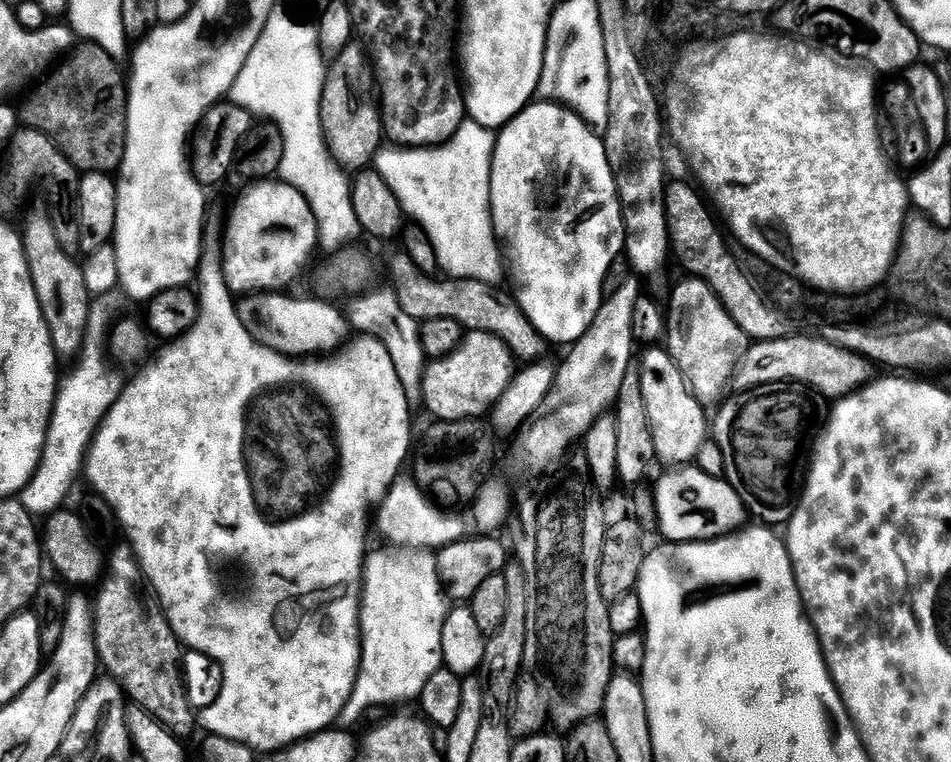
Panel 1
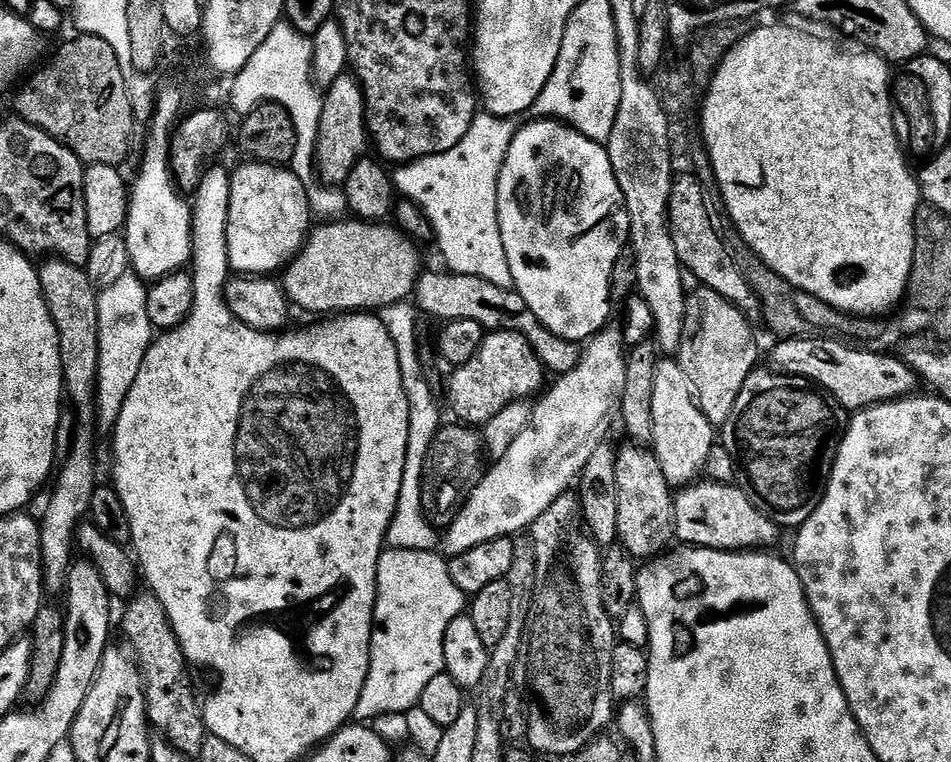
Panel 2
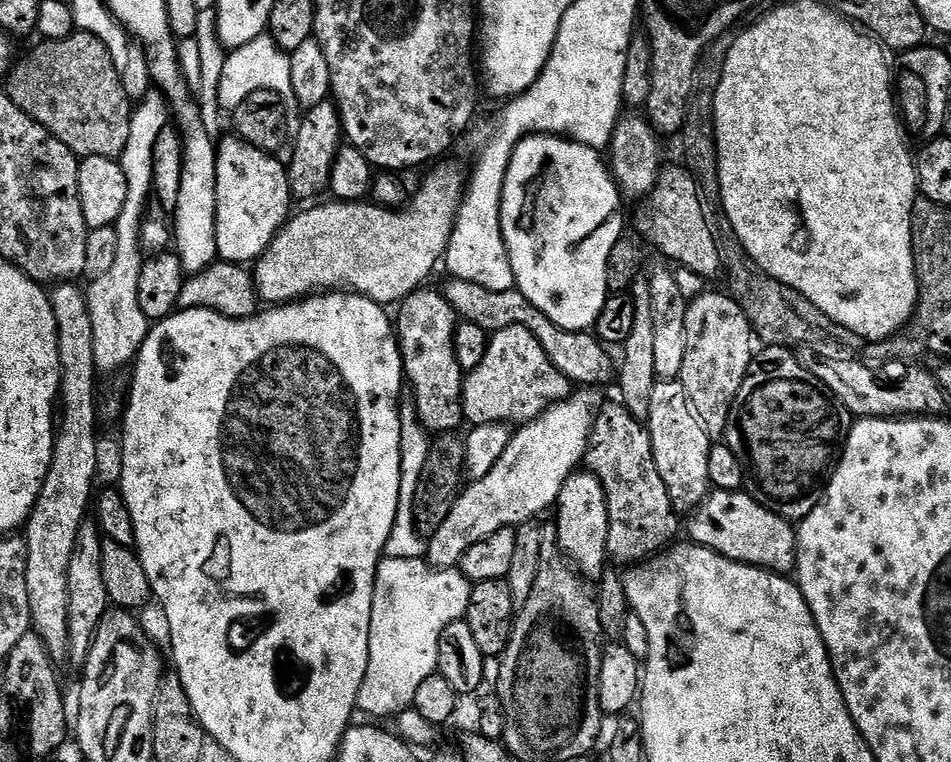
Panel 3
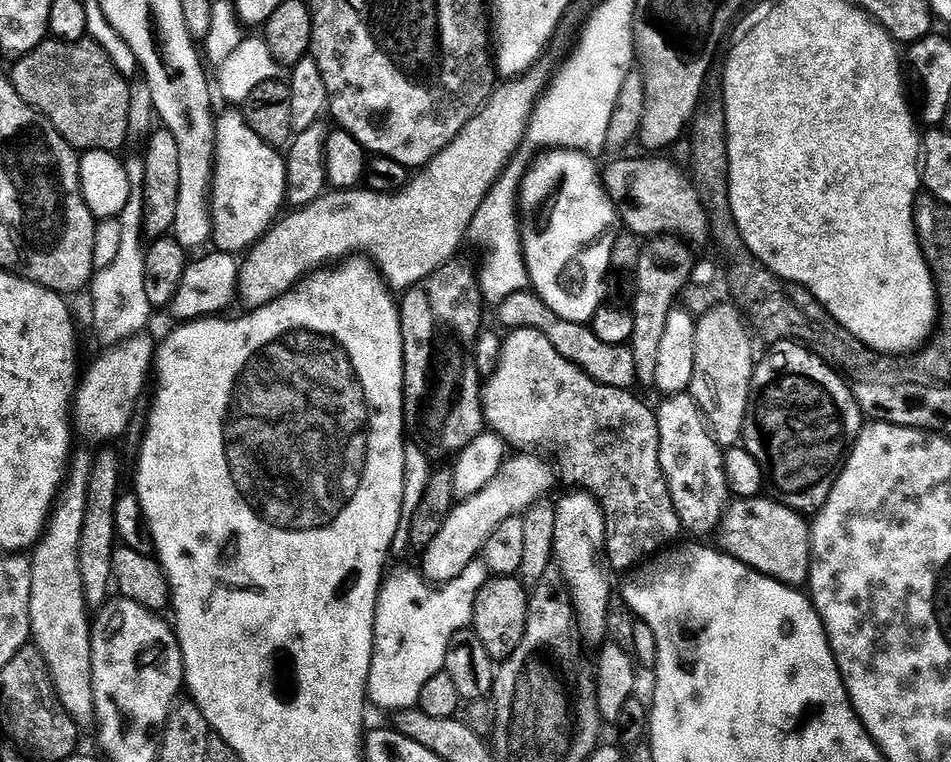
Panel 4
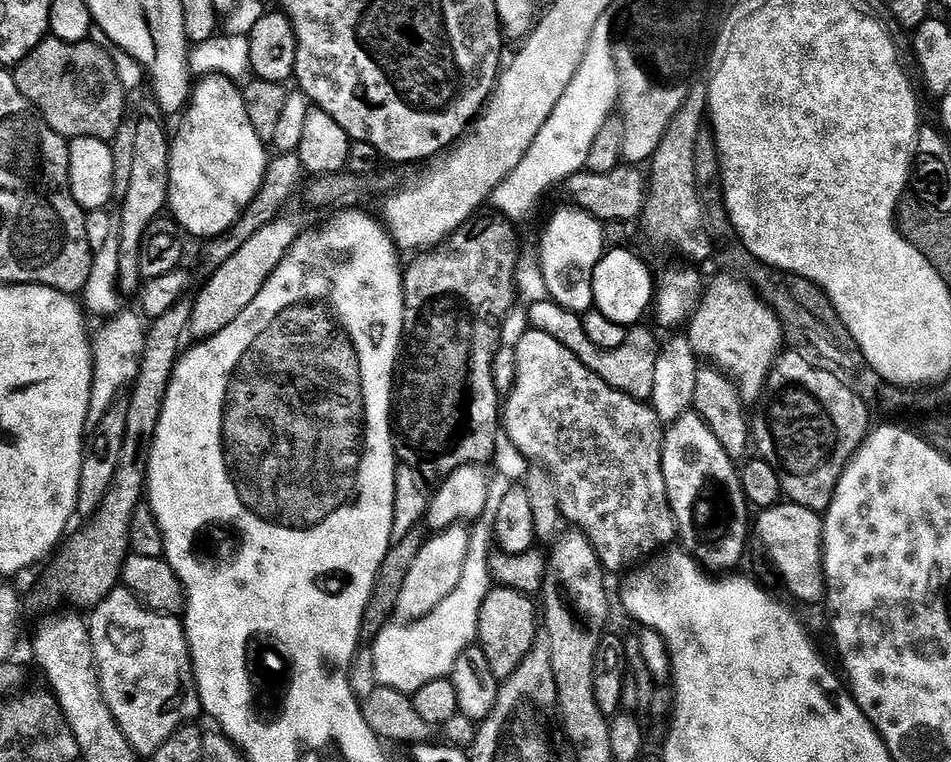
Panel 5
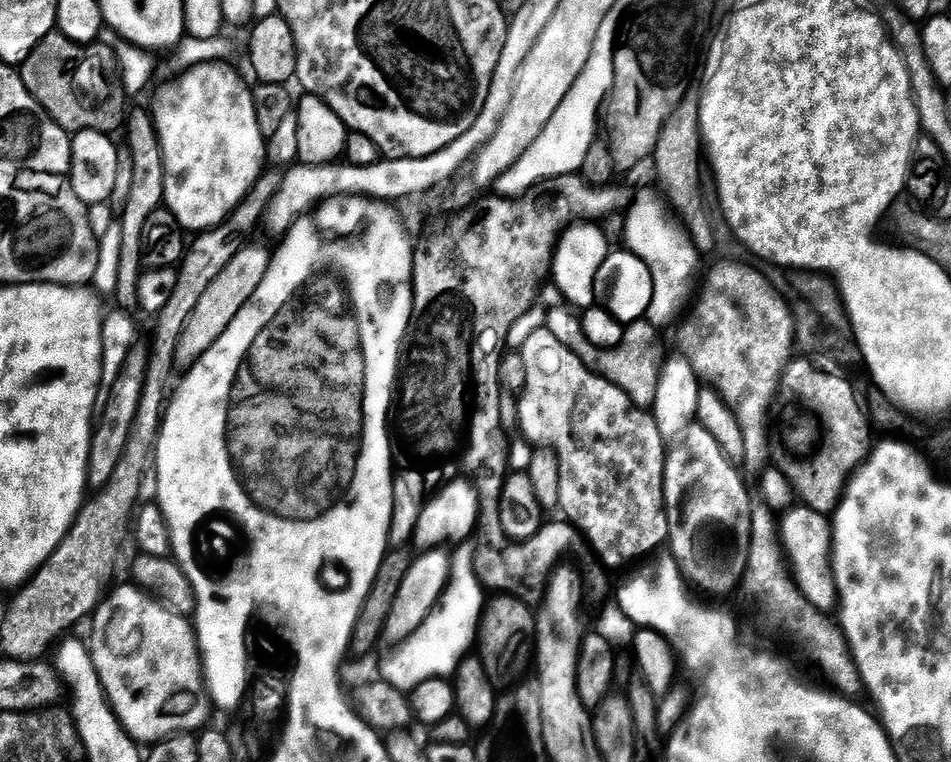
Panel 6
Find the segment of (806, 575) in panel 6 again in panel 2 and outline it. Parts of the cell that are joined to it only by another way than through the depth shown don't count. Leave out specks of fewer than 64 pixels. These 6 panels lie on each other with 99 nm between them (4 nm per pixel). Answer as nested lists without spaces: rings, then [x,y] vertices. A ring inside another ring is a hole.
[[[693,482],[681,487],[672,501],[672,527],[675,539],[680,540],[681,545],[713,548],[719,552],[738,552],[764,550],[769,547],[767,544],[775,542],[777,524],[767,511],[757,507],[753,497],[743,487],[700,483]]]

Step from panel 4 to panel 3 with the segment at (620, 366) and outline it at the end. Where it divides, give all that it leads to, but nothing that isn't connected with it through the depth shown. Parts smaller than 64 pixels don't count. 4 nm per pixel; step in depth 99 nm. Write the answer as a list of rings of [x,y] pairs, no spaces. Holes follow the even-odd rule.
[[[452,278],[449,281],[446,299],[461,321],[482,326],[489,334],[515,324],[521,324],[535,334],[538,342],[542,342],[542,346],[550,360],[554,362],[554,366],[558,366],[558,370],[568,380],[580,386],[590,386],[586,384],[594,384],[605,378],[608,370],[605,352],[607,349],[593,333],[562,330],[554,322],[550,322],[550,318],[546,318],[546,314],[542,314],[542,310],[535,308],[519,290],[491,292],[465,280]]]

